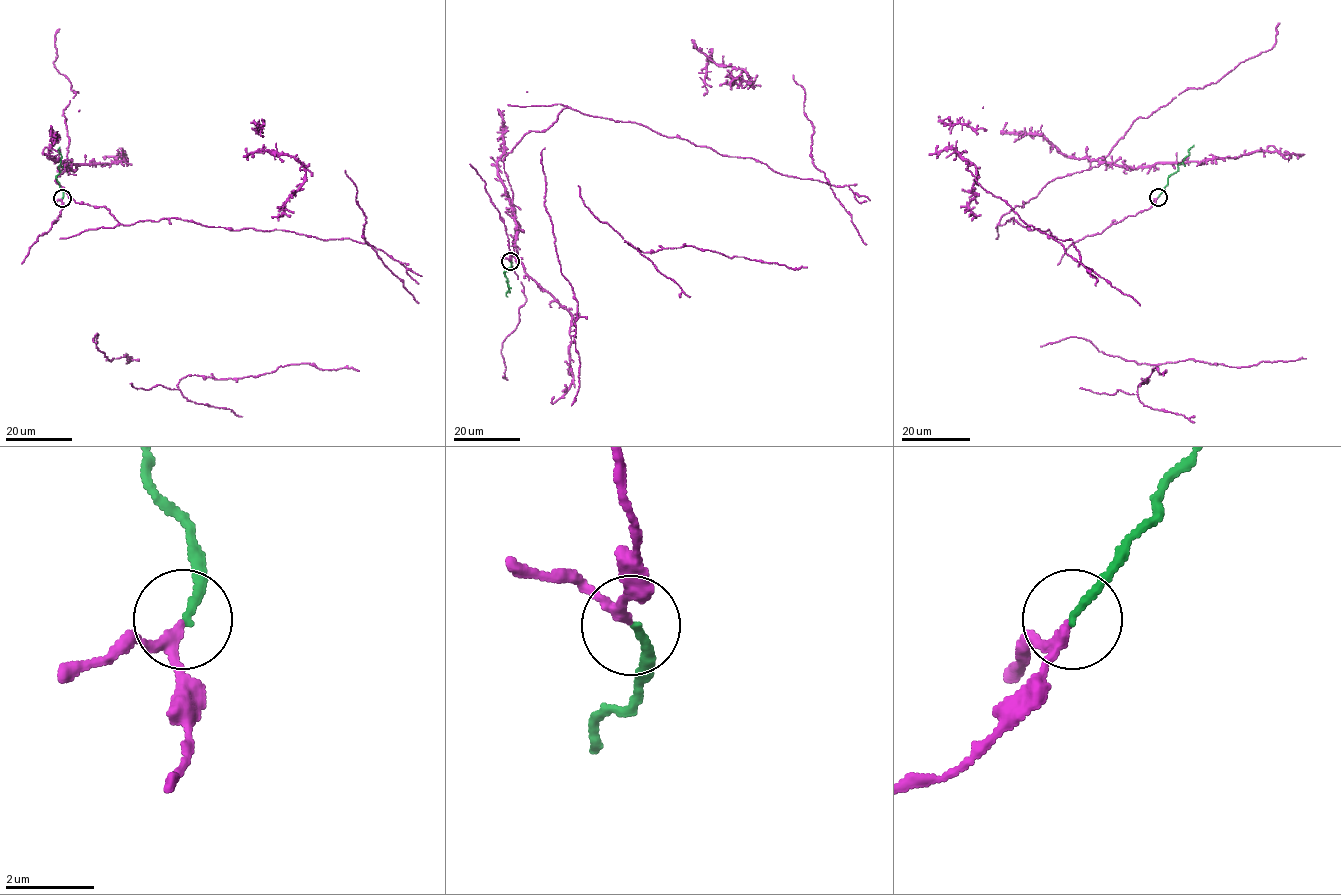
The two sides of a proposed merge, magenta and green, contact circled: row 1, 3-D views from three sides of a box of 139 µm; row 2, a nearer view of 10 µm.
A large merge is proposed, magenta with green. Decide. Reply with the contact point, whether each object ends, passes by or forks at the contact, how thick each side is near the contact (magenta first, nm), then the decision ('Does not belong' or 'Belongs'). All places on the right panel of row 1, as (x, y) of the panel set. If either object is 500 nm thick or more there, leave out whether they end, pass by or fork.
Place: (1158, 197). At the ring magenta passes by. At the ring green ends. Thickness 190 nm (magenta) against 160 nm. Belongs

